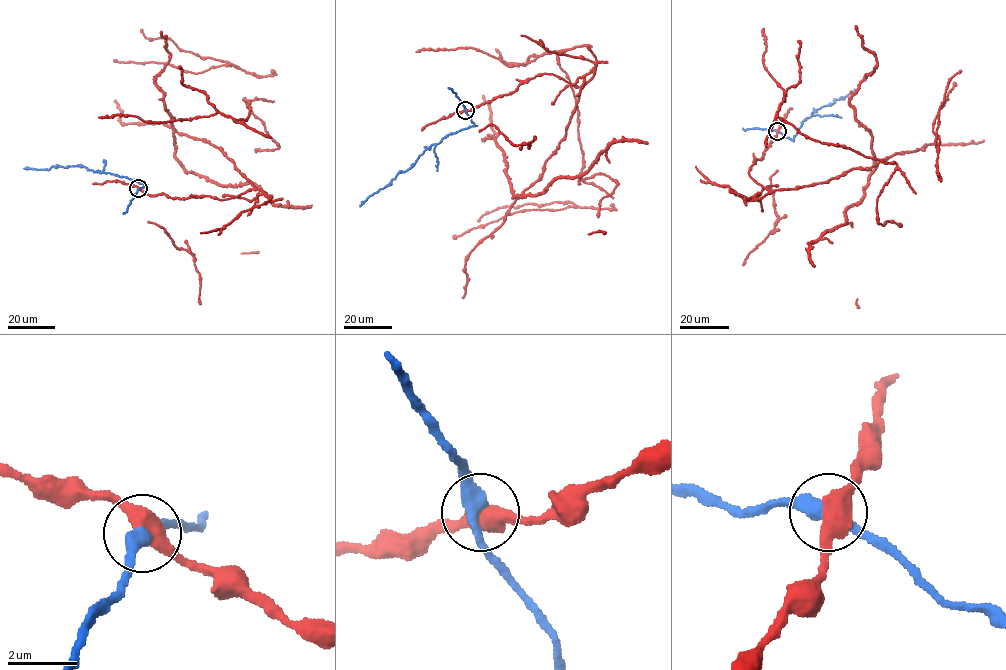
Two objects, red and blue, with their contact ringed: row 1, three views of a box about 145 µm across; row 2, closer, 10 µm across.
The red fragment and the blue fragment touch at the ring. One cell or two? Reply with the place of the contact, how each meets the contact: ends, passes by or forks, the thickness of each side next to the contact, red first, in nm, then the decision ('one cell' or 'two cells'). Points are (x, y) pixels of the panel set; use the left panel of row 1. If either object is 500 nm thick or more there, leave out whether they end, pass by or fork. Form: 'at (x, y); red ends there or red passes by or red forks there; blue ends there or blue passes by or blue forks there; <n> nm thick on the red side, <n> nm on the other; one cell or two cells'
at (138, 188); 550 nm thick on the red side, 380 nm on the other; two cells

